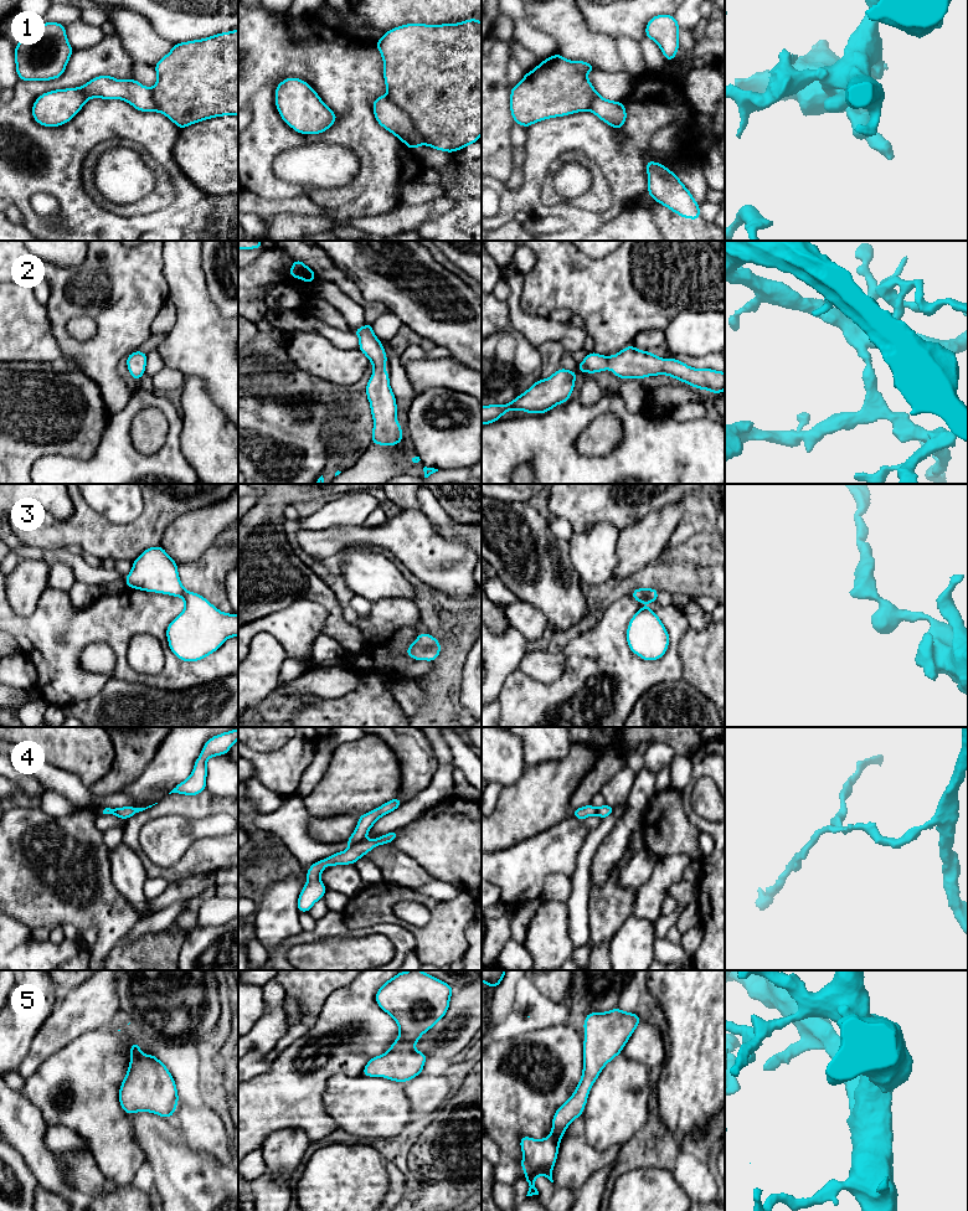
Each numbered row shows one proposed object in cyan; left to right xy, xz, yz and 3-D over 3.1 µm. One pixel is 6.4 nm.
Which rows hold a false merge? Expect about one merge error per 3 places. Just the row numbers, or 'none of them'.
4

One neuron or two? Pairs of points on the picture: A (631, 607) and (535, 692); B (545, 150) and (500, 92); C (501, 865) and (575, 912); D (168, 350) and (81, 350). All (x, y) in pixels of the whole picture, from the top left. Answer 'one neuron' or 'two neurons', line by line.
A: one neuron
B: two neurons
C: two neurons
D: two neurons

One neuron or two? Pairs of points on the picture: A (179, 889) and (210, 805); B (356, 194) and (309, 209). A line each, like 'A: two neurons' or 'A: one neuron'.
A: two neurons
B: two neurons

